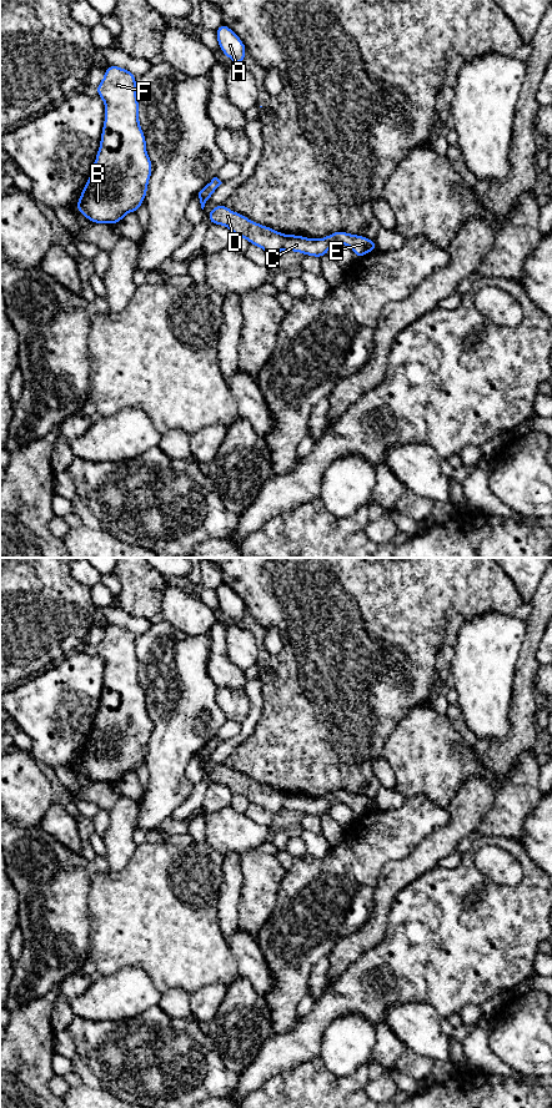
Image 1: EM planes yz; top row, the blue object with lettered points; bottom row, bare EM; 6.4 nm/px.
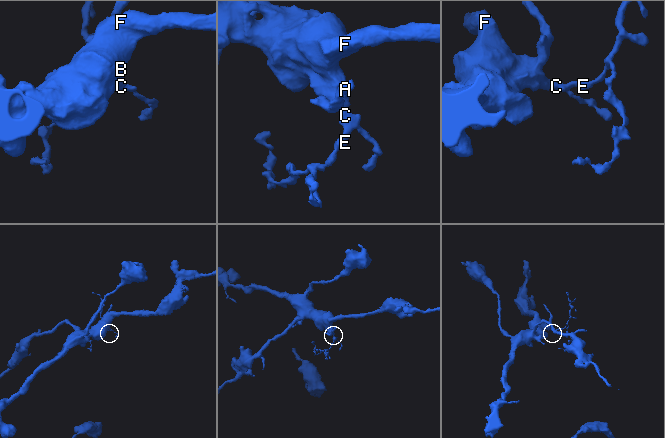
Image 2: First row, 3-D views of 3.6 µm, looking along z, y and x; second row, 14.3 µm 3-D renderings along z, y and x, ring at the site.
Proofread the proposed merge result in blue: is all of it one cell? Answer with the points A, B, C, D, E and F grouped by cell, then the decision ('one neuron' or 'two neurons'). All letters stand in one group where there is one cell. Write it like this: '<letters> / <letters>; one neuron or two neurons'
A B C D E F; one neuron

